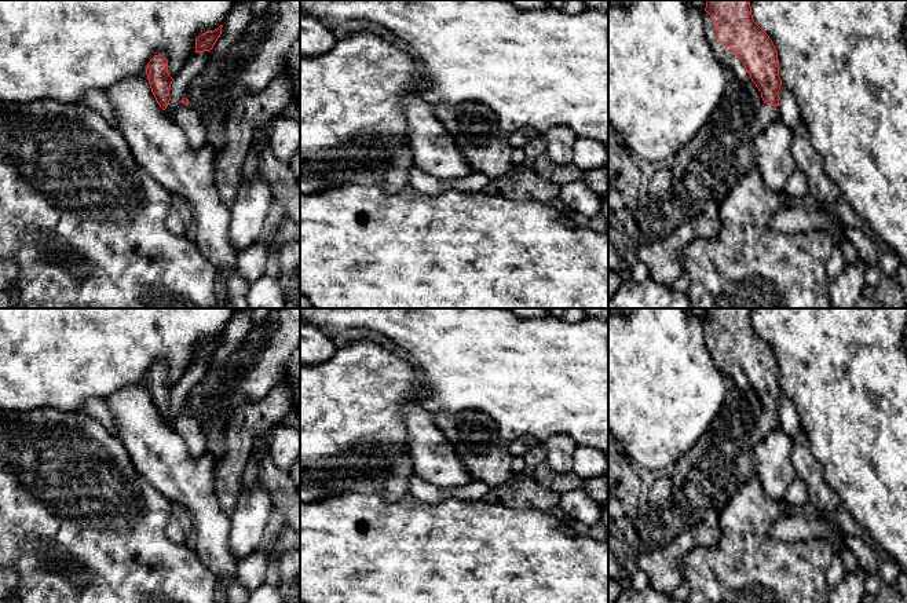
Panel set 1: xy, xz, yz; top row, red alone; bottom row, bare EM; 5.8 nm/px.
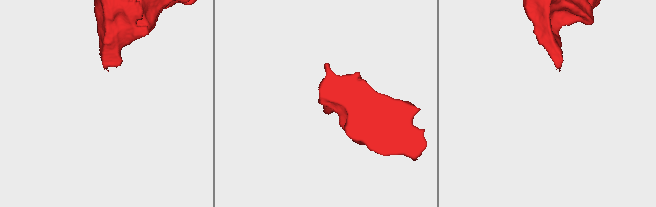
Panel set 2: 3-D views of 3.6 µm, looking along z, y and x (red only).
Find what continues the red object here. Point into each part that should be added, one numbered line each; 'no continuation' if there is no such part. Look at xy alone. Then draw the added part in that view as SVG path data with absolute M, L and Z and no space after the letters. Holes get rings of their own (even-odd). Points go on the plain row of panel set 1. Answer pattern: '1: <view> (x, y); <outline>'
1: xy (187, 427); M182 412L171 420L171 428L184 439L191 457L200 458L206 453L206 438L198 421L189 413Z

